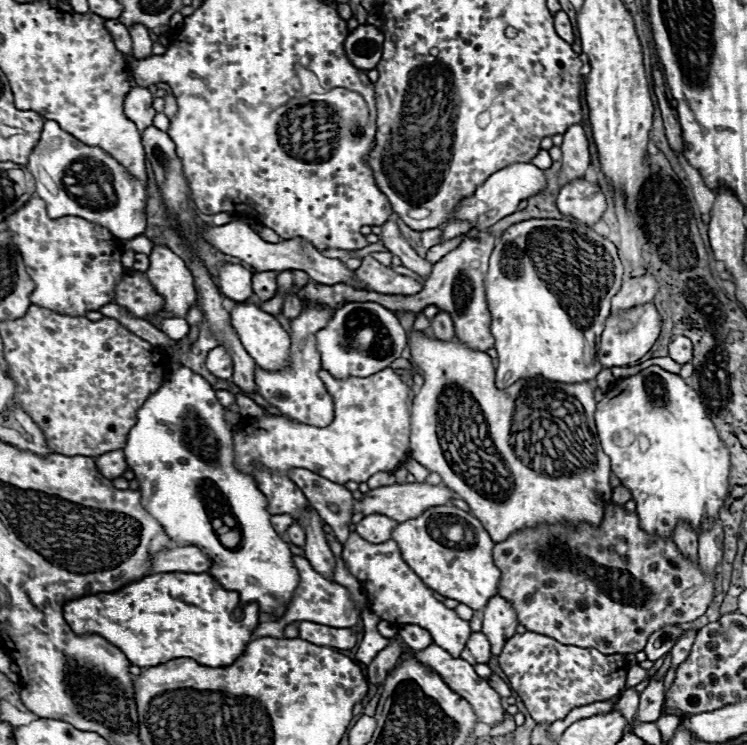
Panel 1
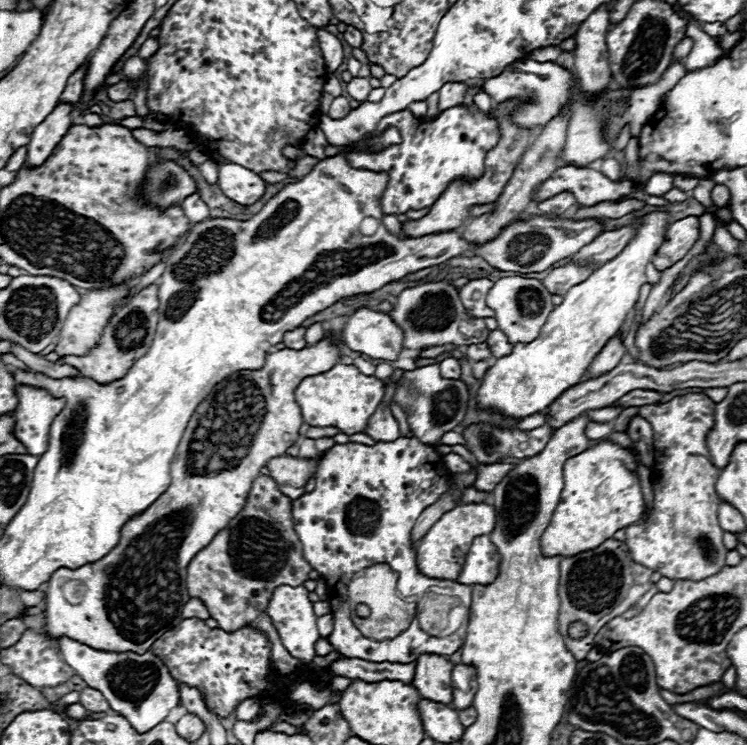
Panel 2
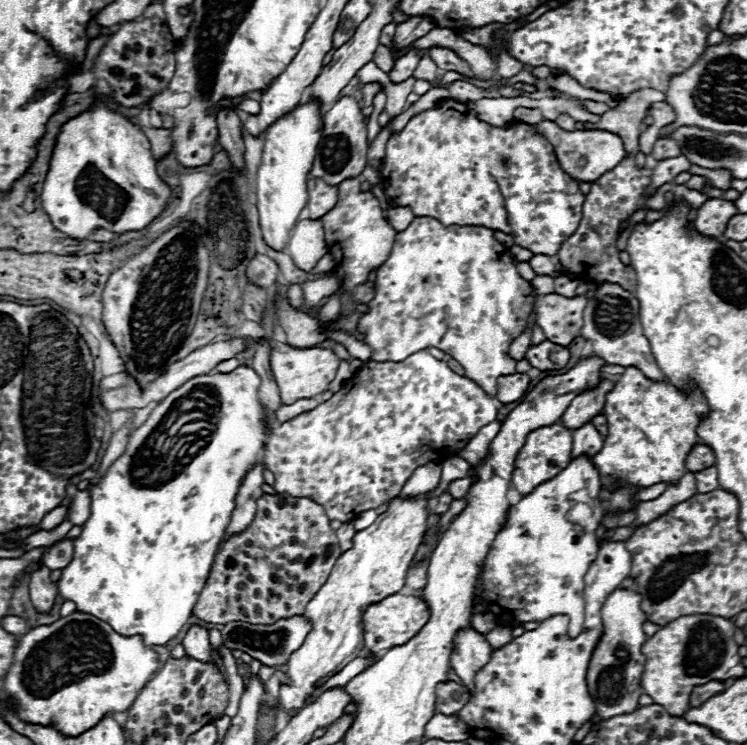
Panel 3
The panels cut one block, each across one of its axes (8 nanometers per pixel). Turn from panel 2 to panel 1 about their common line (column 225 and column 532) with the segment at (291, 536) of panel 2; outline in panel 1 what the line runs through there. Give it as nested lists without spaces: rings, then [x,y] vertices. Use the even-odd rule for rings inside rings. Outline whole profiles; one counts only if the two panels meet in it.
[[[608,504],[598,528],[582,524],[578,530],[570,530],[564,524],[542,524],[520,530],[494,546],[494,564],[502,572],[498,594],[512,602],[520,624],[532,632],[552,636],[560,644],[596,648],[604,654],[642,652],[652,632],[668,624],[686,624],[700,618],[714,598],[714,580],[706,578],[700,566],[686,560],[672,540],[646,534],[638,524],[636,512]],[[586,558],[596,566],[588,566]]]

